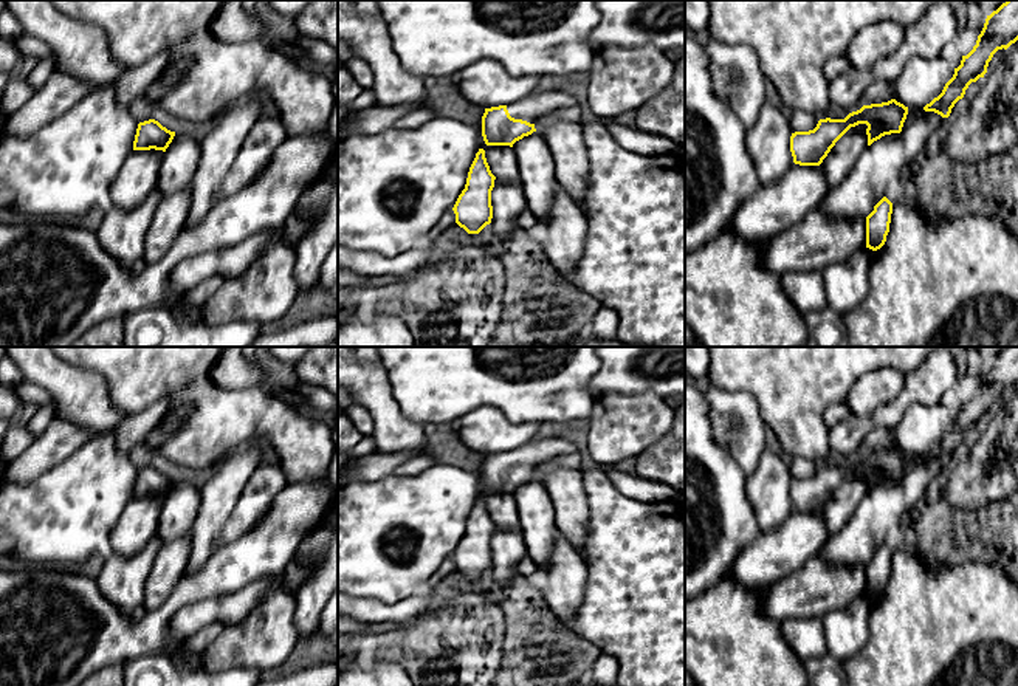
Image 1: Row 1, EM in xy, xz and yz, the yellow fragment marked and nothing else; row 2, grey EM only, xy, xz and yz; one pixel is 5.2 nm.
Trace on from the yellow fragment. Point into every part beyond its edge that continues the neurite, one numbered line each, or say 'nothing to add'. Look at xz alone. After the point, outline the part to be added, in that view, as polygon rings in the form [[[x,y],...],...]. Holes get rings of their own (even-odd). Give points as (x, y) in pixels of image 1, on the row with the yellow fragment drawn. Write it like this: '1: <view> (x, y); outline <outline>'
1: xz (541, 102); outline [[[538,90],[531,96],[507,105],[507,110],[514,119],[522,119],[535,124],[535,121],[542,115],[573,105],[578,105],[576,99],[564,91]]]

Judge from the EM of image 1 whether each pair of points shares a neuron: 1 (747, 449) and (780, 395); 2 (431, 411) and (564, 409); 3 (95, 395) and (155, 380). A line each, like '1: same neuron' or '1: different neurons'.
1: different neurons
2: same neuron
3: different neurons

